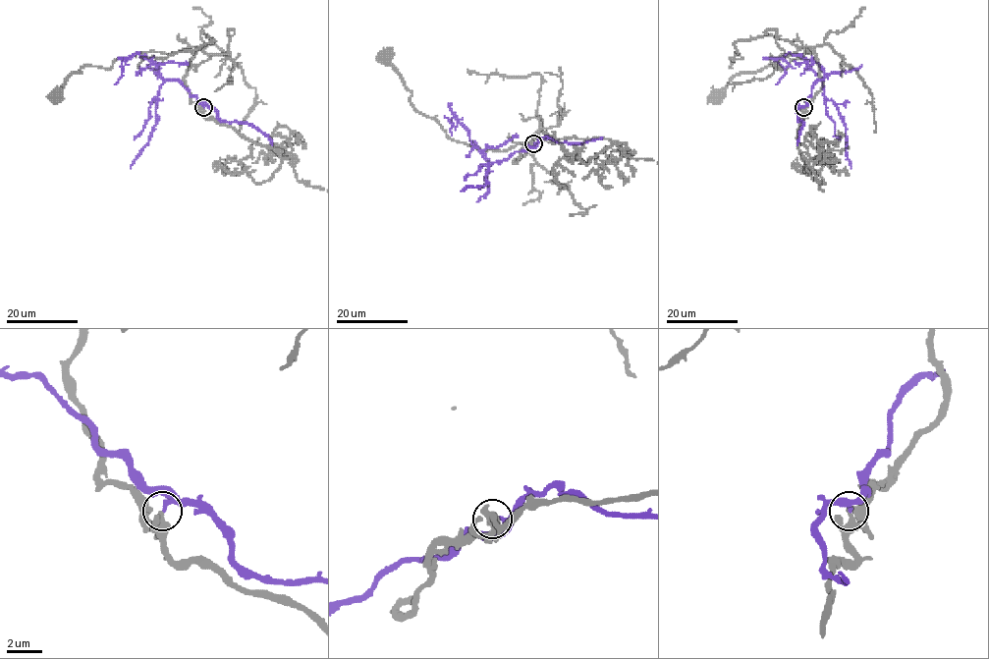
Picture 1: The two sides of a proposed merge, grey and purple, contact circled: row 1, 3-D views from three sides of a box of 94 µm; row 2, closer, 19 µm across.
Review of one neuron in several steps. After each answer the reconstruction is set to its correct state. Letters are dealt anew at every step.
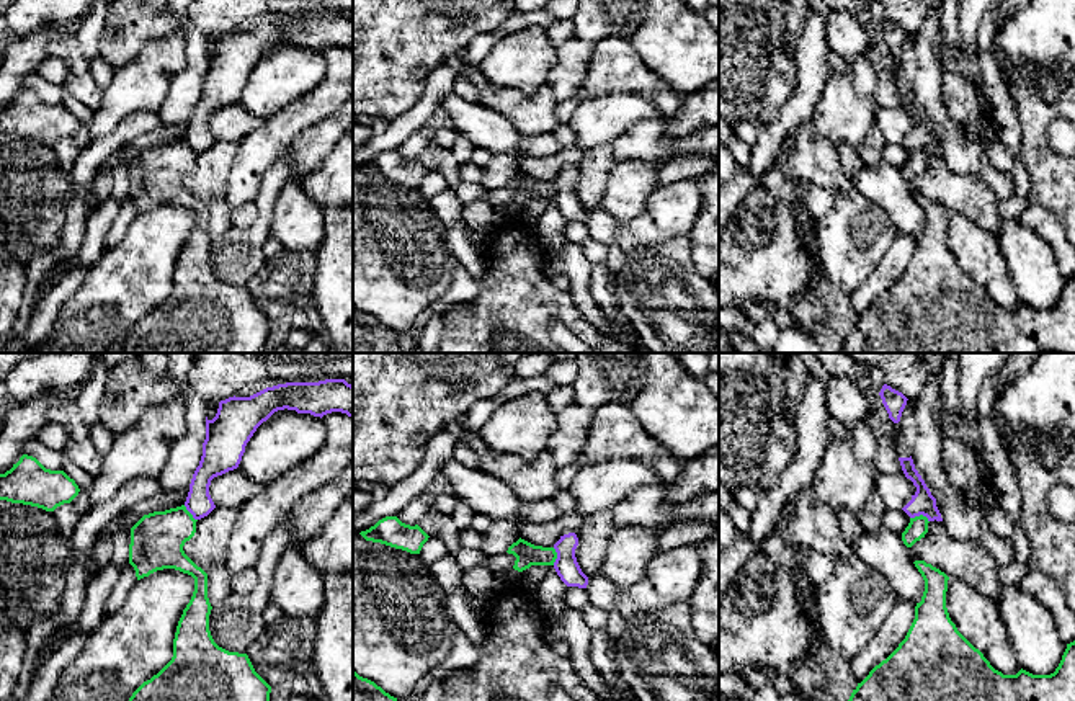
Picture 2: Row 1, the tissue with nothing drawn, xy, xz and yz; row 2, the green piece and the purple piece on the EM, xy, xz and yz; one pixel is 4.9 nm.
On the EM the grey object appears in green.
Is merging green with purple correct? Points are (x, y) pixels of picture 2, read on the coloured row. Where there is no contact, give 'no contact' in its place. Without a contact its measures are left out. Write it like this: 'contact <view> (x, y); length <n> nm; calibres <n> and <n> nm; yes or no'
contact yz (920, 515); length 100 nm; calibres 100 and 110 nm; no

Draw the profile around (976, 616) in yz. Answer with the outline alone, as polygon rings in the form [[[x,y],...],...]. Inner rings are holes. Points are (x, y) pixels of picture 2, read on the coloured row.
[[[949,577],[946,608],[957,631],[995,670],[1003,675],[1016,675],[1021,670],[995,601],[966,582]]]

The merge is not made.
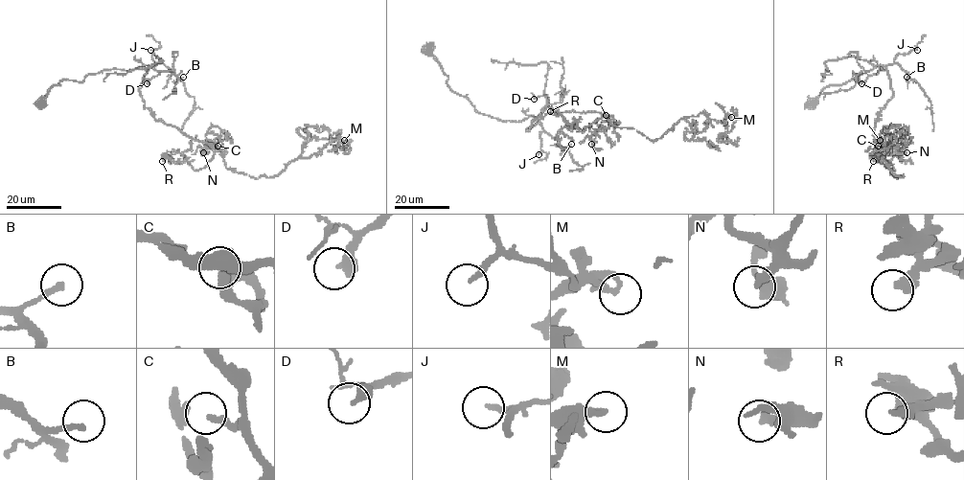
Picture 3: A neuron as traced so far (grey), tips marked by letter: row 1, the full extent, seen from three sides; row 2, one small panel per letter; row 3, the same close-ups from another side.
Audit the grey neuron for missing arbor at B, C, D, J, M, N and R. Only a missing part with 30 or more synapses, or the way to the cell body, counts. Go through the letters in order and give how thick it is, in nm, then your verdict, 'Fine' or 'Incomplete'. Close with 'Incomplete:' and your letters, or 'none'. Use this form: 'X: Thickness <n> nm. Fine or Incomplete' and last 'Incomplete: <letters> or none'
B: Thickness 200 nm. Fine
C: Thickness 180 nm. Fine
D: Thickness 420 nm. Fine
J: Thickness 170 nm. Fine
M: Thickness 280 nm. Fine
N: Thickness 280 nm. Fine
R: Thickness 240 nm. Fine
Incomplete: none

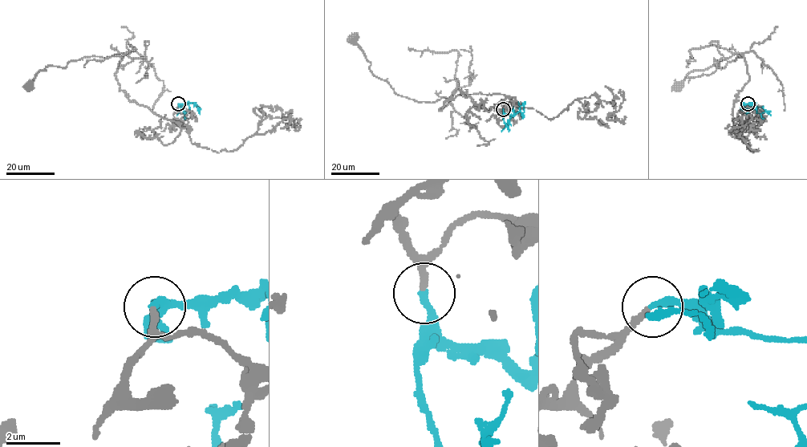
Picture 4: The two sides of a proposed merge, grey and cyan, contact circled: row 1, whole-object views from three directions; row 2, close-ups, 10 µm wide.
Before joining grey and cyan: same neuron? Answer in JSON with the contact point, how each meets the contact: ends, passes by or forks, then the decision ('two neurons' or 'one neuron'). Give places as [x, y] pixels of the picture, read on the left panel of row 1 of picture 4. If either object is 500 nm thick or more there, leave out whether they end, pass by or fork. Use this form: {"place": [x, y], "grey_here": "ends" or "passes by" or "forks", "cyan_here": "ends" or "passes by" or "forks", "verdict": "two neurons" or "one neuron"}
{"place": [178, 103], "grey_here": "ends", "cyan_here": "ends", "verdict": "one neuron"}

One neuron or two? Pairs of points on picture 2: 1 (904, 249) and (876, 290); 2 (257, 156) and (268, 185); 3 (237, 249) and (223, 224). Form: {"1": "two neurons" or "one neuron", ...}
{"1": "one neuron", "2": "two neurons", "3": "two neurons"}

